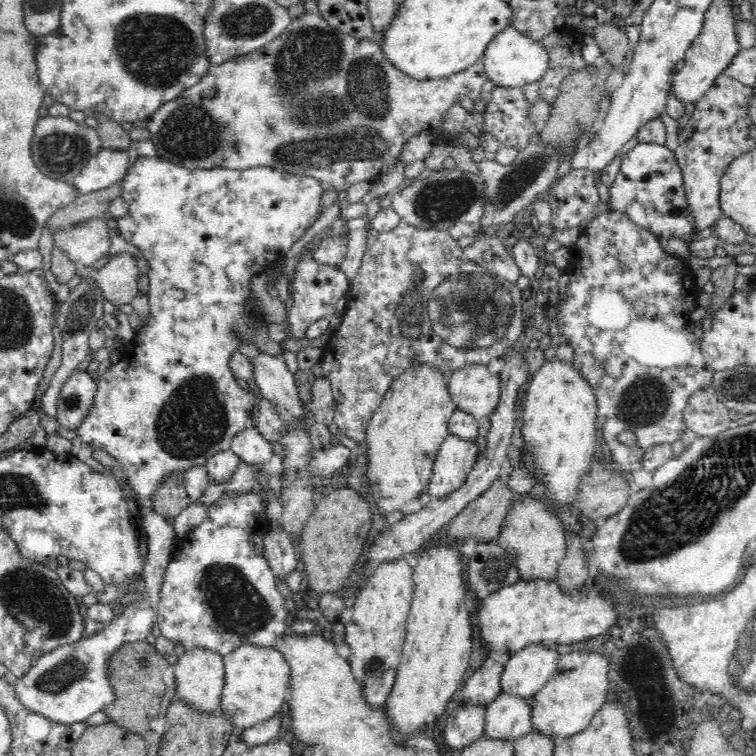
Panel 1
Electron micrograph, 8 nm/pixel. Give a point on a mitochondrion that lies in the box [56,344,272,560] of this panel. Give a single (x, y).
(195, 419)

